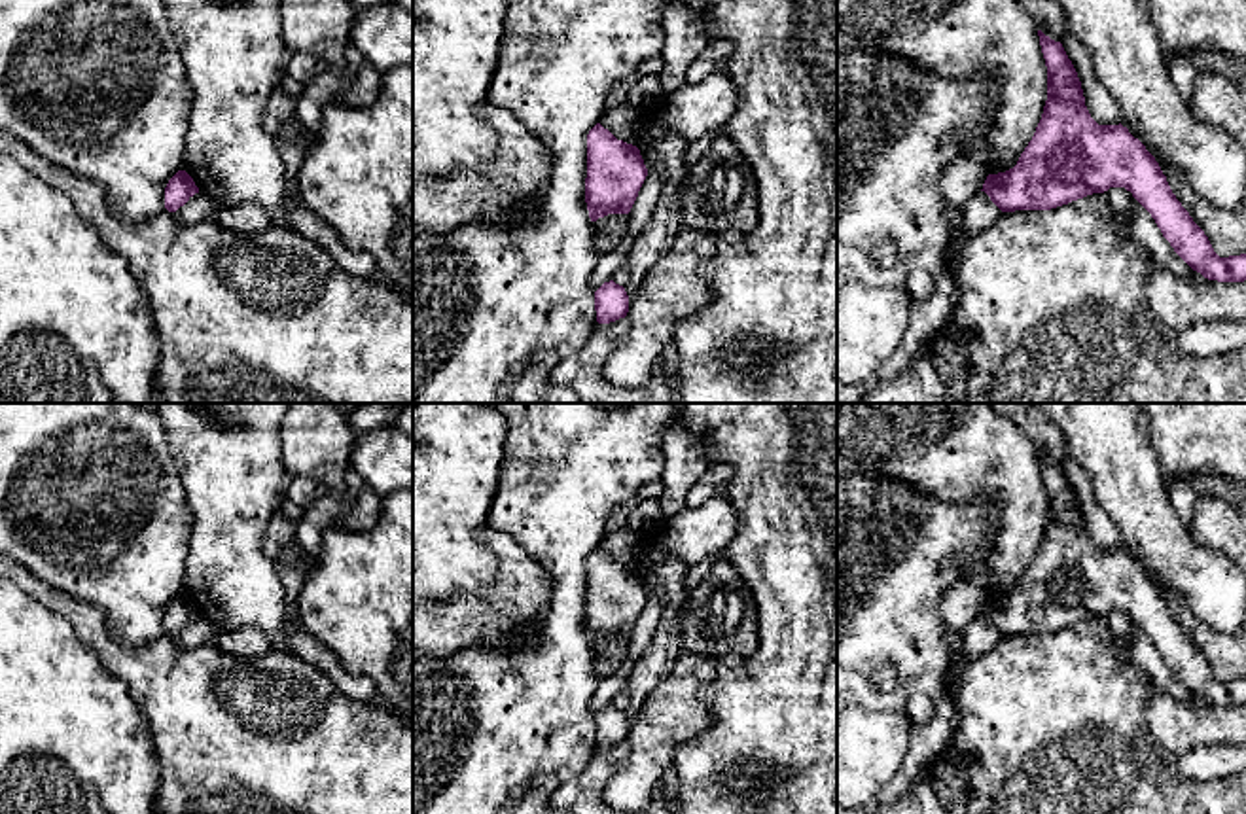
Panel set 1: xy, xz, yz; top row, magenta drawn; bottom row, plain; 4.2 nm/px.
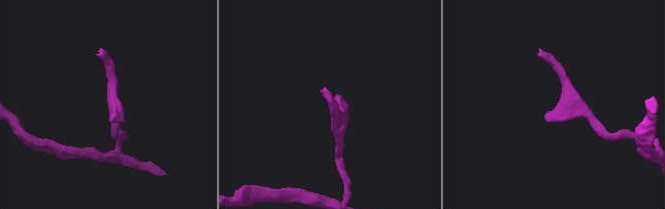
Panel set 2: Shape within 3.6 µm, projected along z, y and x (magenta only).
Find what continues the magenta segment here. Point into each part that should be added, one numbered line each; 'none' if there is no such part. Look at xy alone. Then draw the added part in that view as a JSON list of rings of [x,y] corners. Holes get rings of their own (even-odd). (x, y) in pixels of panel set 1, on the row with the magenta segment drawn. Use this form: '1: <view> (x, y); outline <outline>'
none

